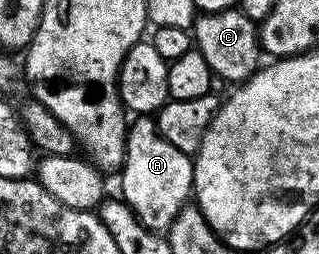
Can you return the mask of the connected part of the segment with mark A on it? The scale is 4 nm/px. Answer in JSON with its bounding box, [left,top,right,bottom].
[118,115,194,235]

